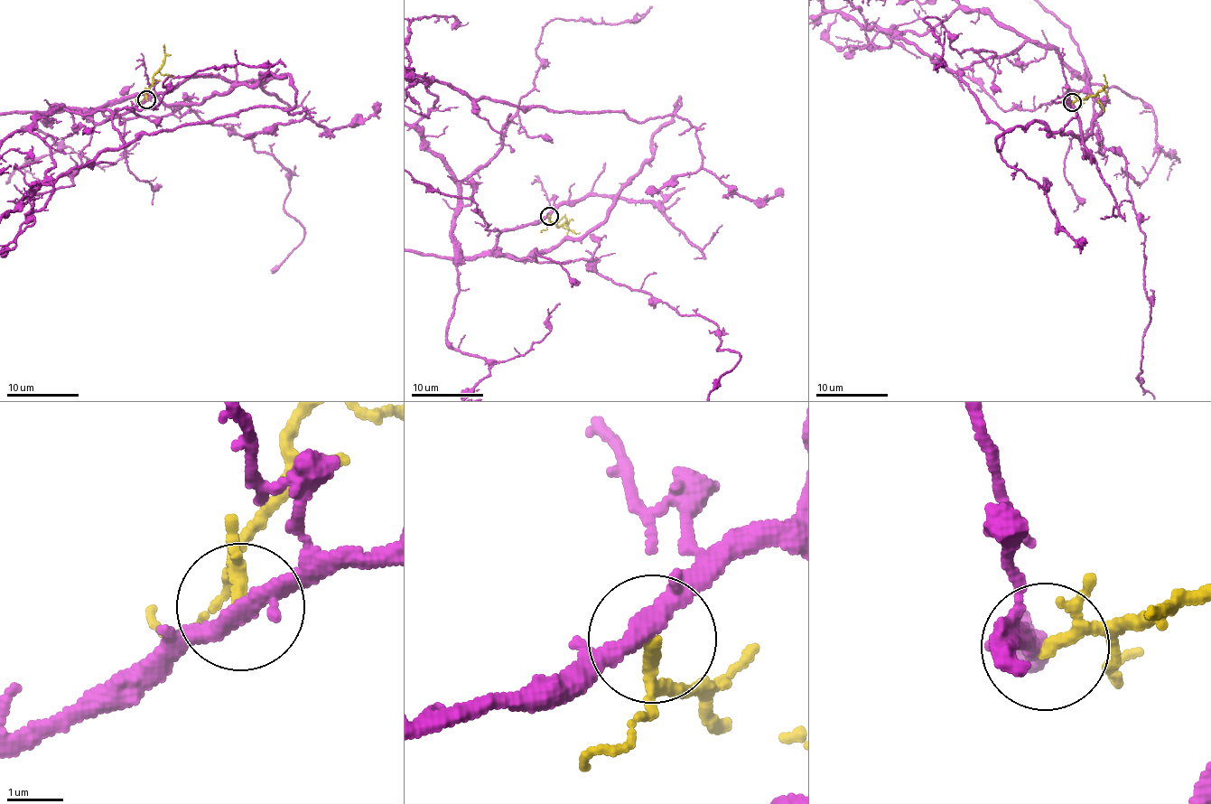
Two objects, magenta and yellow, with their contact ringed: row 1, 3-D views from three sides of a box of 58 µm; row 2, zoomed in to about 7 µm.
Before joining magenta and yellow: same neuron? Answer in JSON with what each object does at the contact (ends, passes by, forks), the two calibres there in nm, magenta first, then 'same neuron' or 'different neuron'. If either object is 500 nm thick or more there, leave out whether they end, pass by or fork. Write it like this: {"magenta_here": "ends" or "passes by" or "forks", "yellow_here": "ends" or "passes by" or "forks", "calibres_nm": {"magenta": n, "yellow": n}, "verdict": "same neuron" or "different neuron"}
{"magenta_here": "passes by", "yellow_here": "passes by", "calibres_nm": {"magenta": 320, "yellow": 170}, "verdict": "different neuron"}

